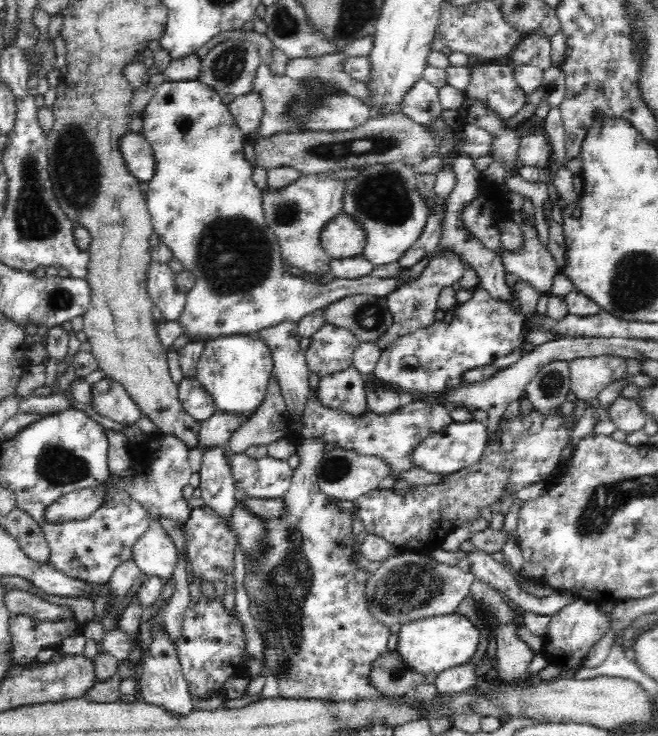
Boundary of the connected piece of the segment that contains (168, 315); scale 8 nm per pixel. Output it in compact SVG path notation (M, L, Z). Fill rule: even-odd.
M151 261L146 273L146 286L153 305L161 309L161 321L178 322L184 312L185 294L179 294L175 273L168 263L154 264Z

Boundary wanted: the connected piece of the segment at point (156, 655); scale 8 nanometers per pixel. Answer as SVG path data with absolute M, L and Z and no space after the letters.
M164 621L152 628L152 638L149 651L143 654L142 674L138 679L141 685L140 699L152 705L165 707L173 714L190 714L195 710L196 702L190 696L190 689L184 678L177 651L166 632Z

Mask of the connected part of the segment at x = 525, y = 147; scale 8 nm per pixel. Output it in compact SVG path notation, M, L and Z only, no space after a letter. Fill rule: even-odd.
M531 132L521 138L517 158L524 166L547 169L552 162L550 143L544 132Z

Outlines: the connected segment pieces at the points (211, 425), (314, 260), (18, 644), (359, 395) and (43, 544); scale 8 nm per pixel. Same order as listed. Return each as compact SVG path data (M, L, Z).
M217 409L214 414L201 422L200 432L198 432L197 449L204 452L206 448L227 448L231 432L238 430L246 421L238 417L228 417L227 414L220 413Z
M331 172L323 174L302 175L286 187L262 190L262 204L265 221L275 234L282 262L291 264L292 272L300 274L311 284L326 284L334 280L330 262L332 258L323 248L321 230L327 222L344 210L344 194L349 182L332 176Z
M10 615L9 617L9 633L11 638L12 649L12 662L17 665L30 664L33 660L36 660L38 652L42 648L57 649L58 644L68 638L68 636L74 636L78 634L78 630L82 631L84 624L78 623L77 617L64 617L60 620L53 621L38 621L32 619L28 615Z
M353 366L320 379L318 392L321 392L321 402L326 407L343 408L355 416L368 412L364 376Z
M14 506L6 516L3 516L1 523L6 529L8 536L20 545L20 548L34 562L49 564L50 547L45 539L43 530L34 522L33 516L29 512L22 511L22 508Z

